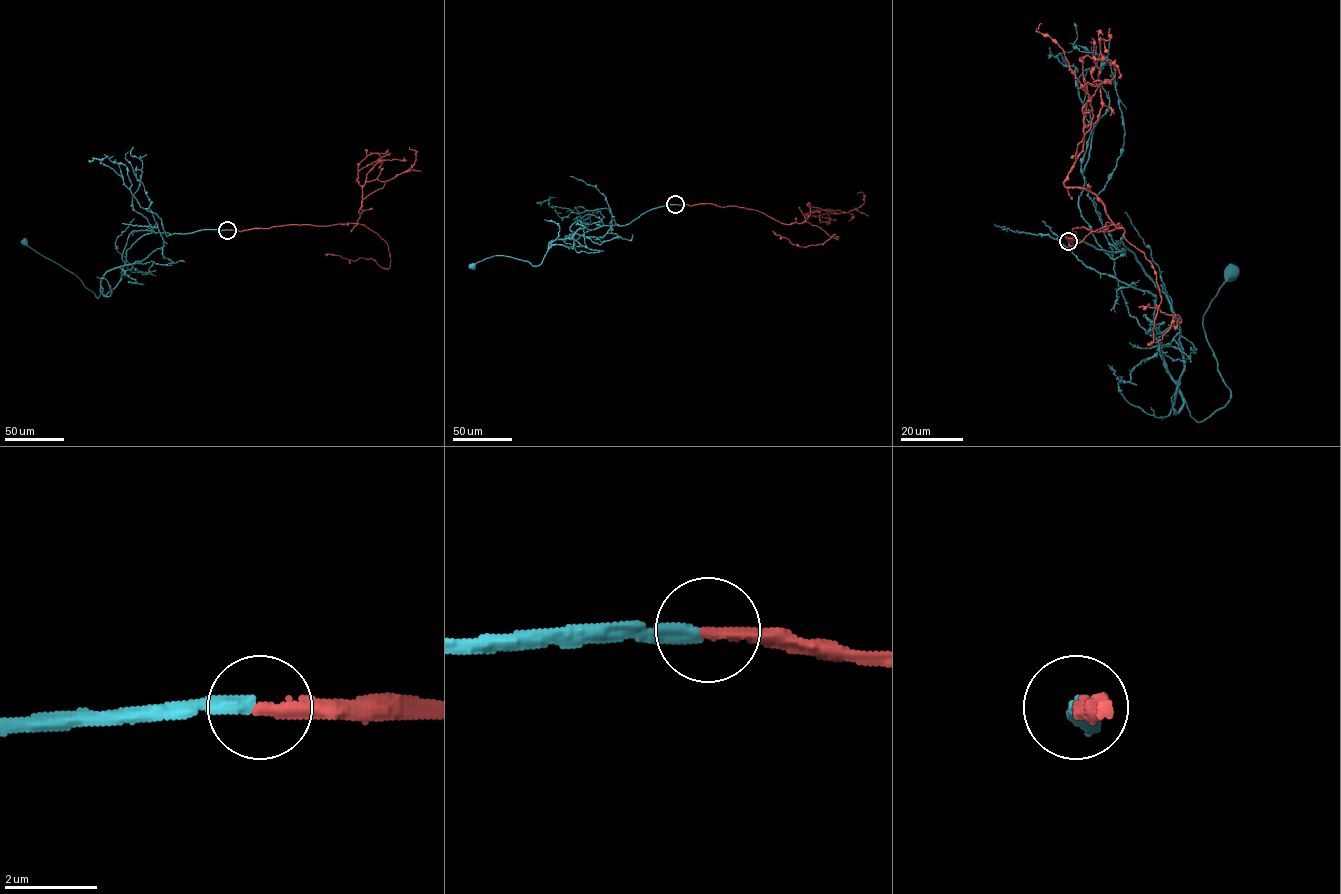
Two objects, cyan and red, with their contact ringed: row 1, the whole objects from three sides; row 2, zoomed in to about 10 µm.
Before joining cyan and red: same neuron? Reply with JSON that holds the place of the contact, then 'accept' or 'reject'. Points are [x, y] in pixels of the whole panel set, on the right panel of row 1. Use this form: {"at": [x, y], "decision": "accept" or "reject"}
{"at": [1068, 241], "decision": "accept"}

